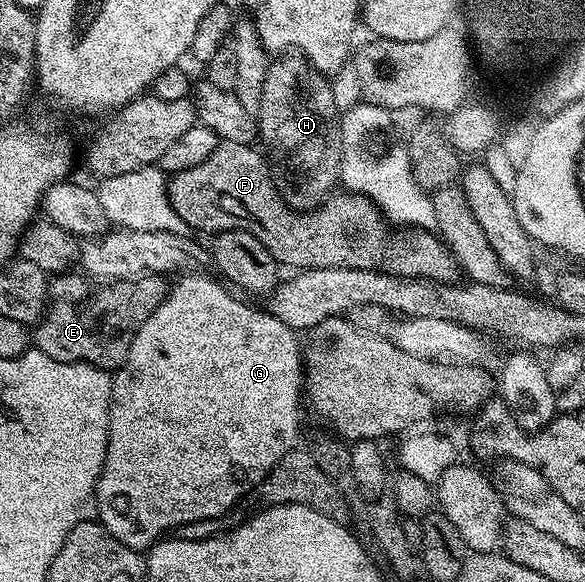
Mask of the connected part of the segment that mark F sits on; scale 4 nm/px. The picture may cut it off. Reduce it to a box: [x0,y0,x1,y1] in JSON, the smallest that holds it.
[168,141,460,283]

